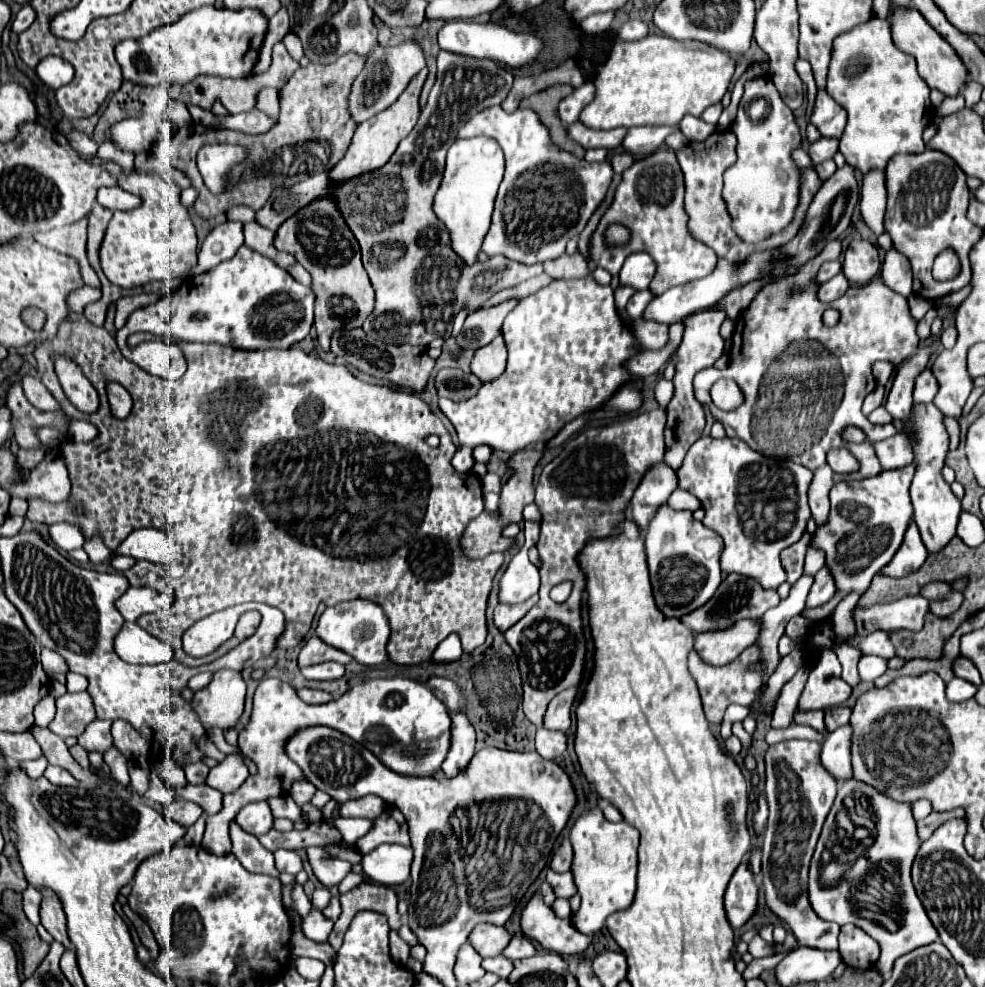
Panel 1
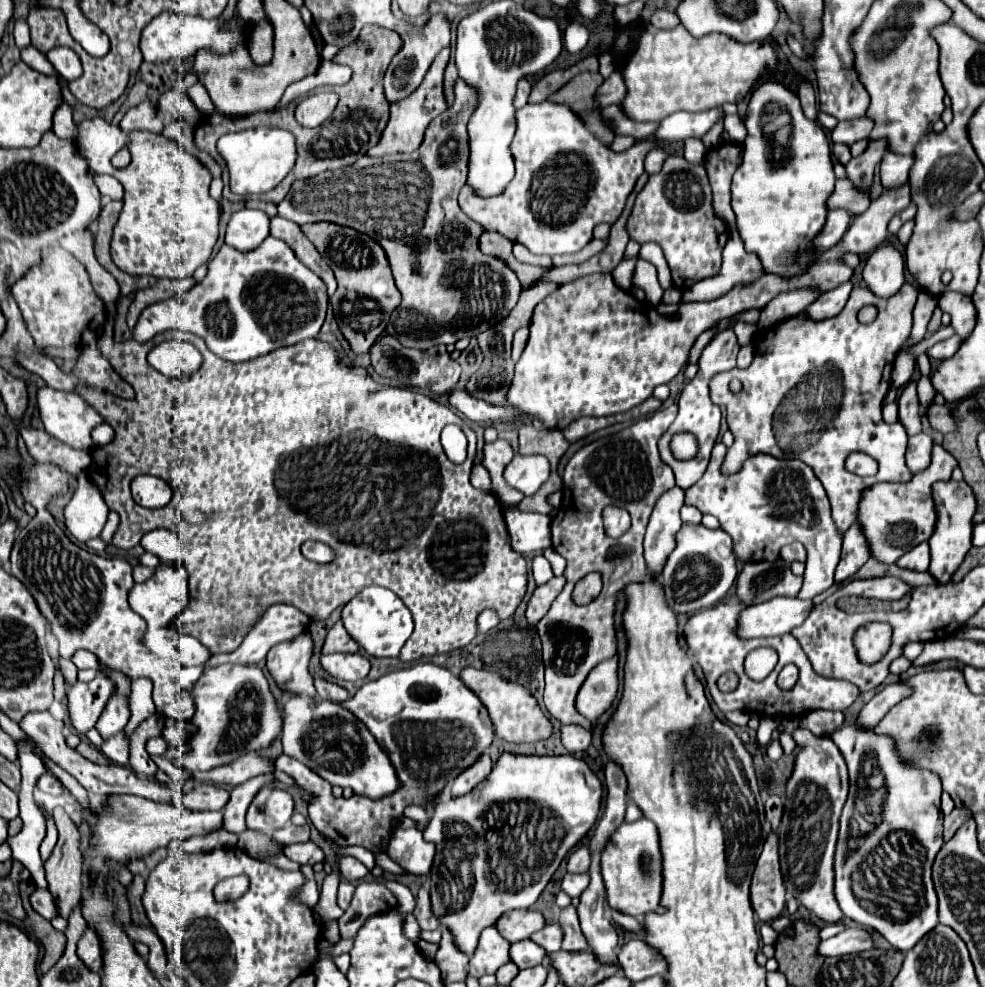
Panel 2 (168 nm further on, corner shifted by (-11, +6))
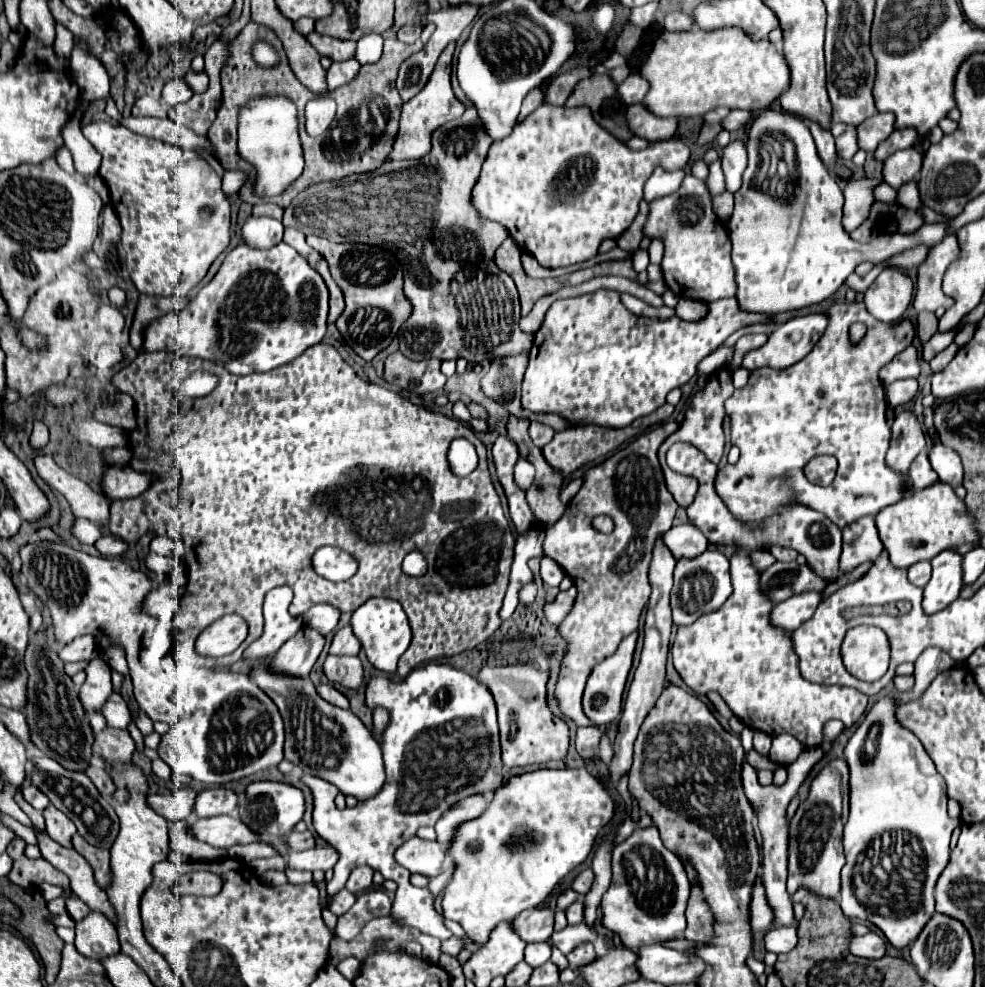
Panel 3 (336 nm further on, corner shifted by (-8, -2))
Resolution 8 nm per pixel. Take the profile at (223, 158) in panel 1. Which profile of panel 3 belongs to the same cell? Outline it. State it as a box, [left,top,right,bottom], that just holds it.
[239,94,303,196]

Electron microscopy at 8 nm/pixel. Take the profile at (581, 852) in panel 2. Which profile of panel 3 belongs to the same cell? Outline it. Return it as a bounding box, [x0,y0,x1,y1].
[573,868,593,896]

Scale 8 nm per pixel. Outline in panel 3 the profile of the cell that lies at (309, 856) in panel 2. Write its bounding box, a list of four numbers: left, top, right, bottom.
[289,846,337,870]

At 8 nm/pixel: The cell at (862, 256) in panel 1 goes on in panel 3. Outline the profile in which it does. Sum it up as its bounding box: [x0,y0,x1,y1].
[865,270,913,324]

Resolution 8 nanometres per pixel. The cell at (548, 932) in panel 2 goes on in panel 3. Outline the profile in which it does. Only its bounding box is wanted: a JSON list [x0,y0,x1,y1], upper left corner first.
[549,924,599,954]

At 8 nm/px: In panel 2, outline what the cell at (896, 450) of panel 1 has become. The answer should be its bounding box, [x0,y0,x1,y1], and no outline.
[906,434,932,472]

